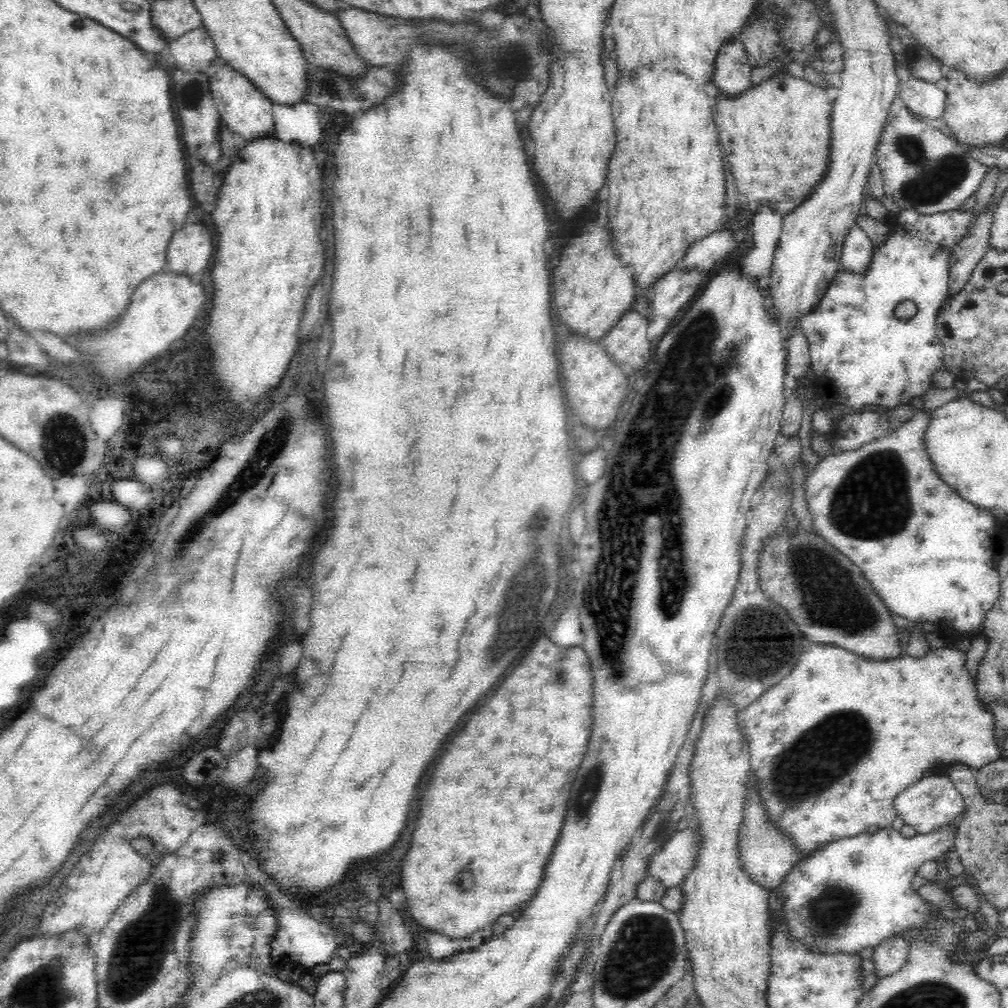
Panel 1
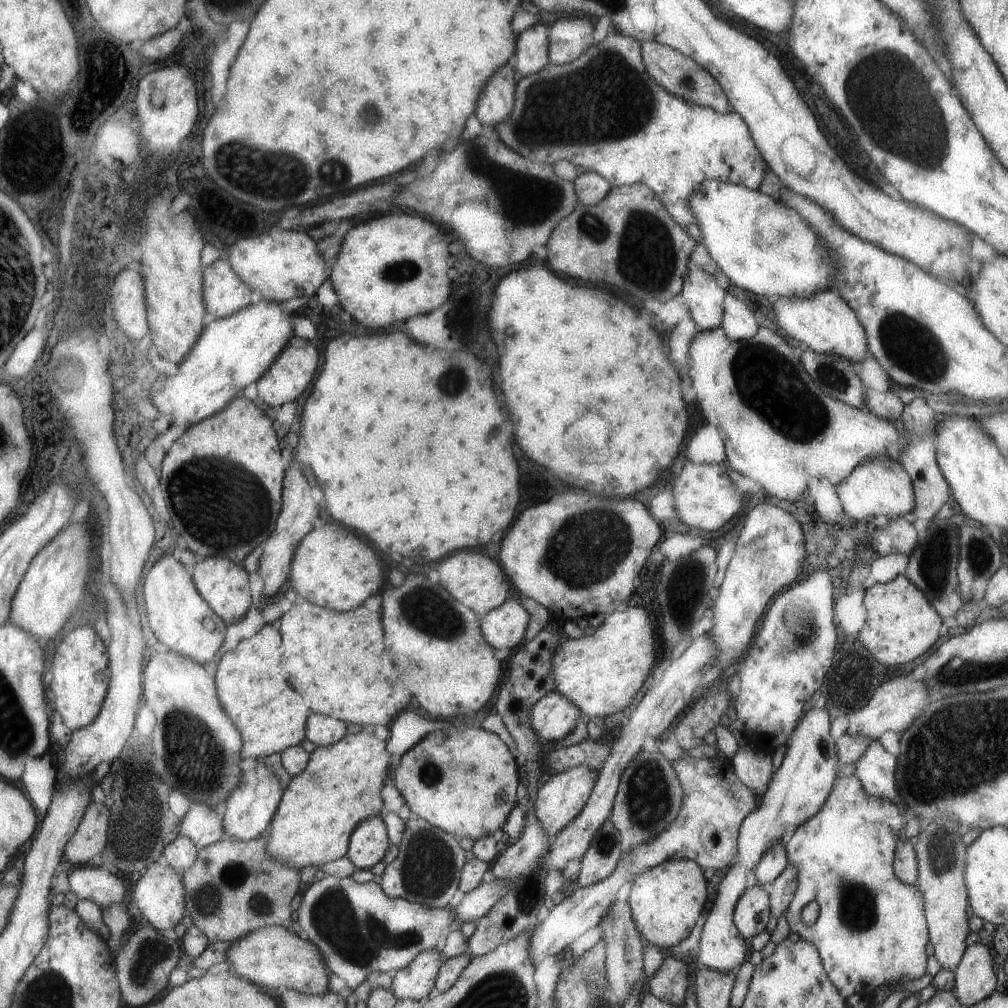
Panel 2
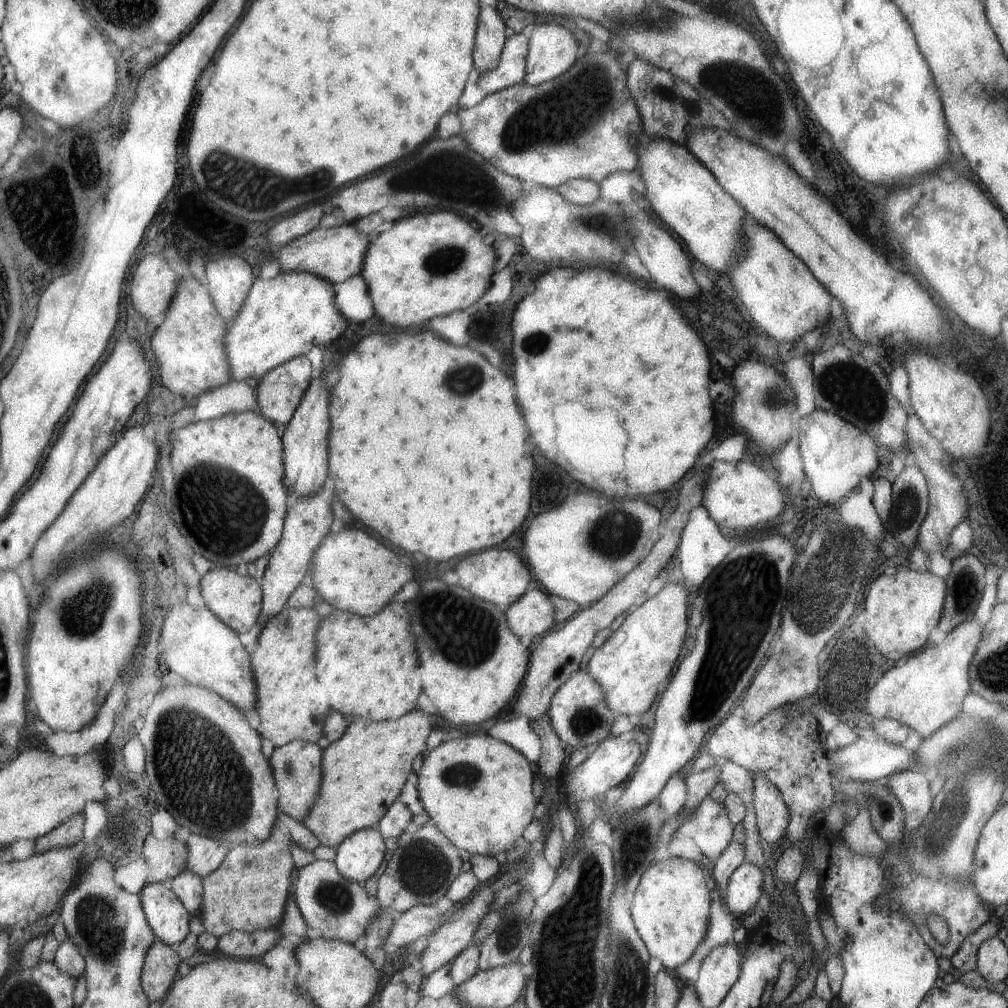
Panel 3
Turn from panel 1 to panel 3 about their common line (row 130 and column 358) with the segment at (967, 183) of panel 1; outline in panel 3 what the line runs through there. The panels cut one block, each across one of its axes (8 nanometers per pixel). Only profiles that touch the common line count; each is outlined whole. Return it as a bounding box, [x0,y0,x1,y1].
[295,860,381,946]

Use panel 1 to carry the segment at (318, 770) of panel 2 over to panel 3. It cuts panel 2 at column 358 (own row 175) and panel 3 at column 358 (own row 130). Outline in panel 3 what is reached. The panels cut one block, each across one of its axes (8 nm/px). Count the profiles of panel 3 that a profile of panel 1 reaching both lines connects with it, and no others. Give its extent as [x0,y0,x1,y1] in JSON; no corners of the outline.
[305,712,433,850]

